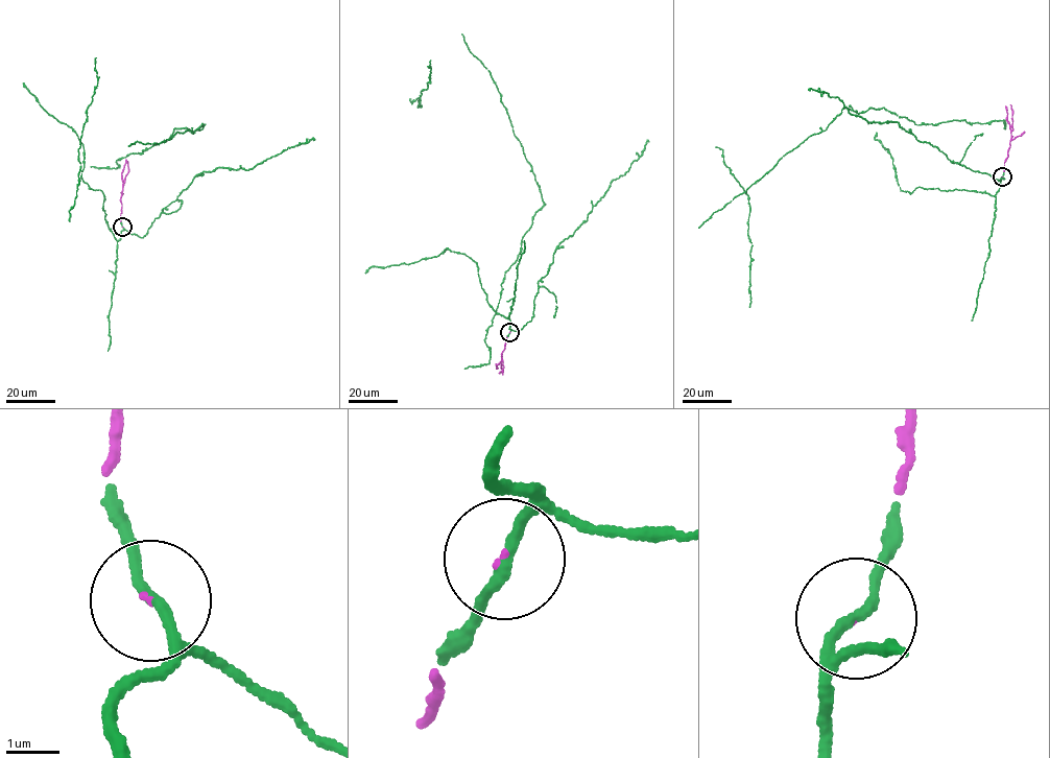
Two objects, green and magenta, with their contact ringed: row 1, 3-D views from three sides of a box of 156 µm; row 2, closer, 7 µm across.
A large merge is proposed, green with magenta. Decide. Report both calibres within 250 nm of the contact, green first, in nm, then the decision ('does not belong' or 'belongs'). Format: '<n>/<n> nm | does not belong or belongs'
180/40 nm | belongs

